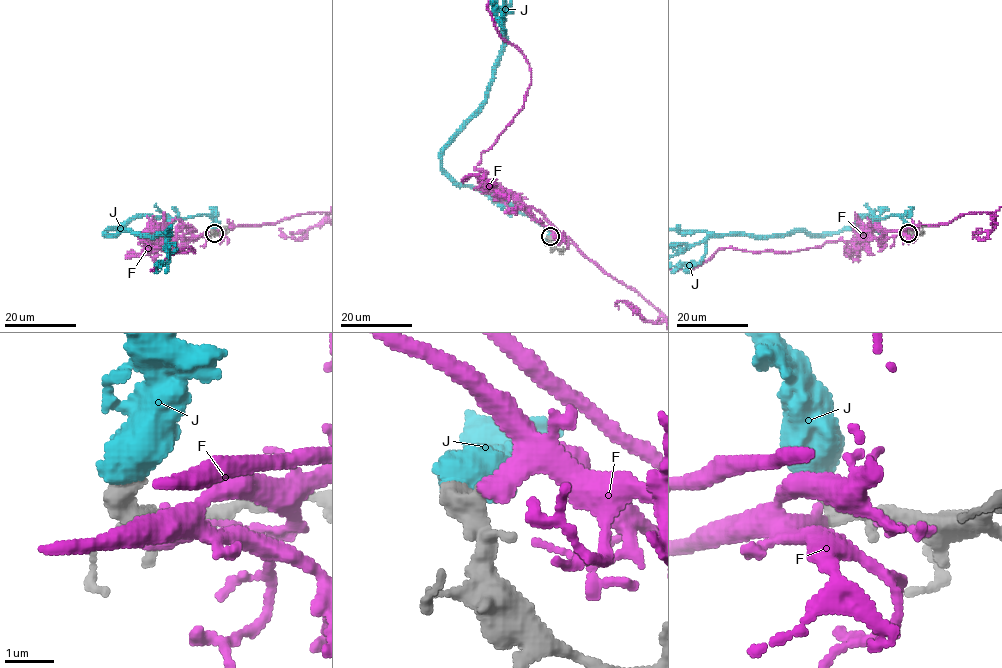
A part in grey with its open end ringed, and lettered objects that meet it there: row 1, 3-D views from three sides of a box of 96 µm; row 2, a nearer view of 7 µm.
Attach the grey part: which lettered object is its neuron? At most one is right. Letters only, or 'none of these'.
none of these

